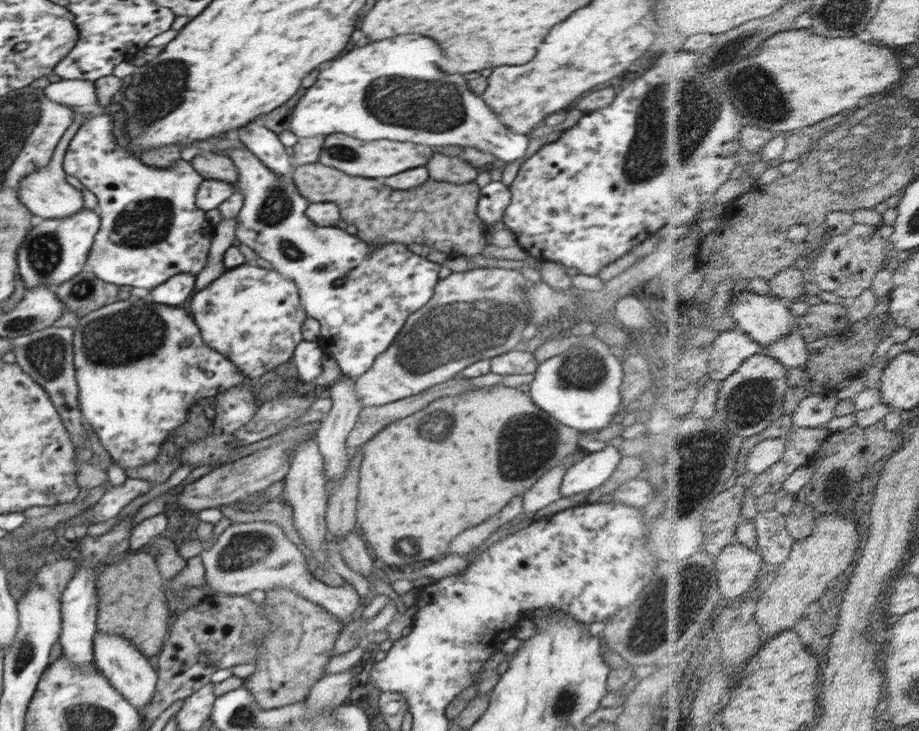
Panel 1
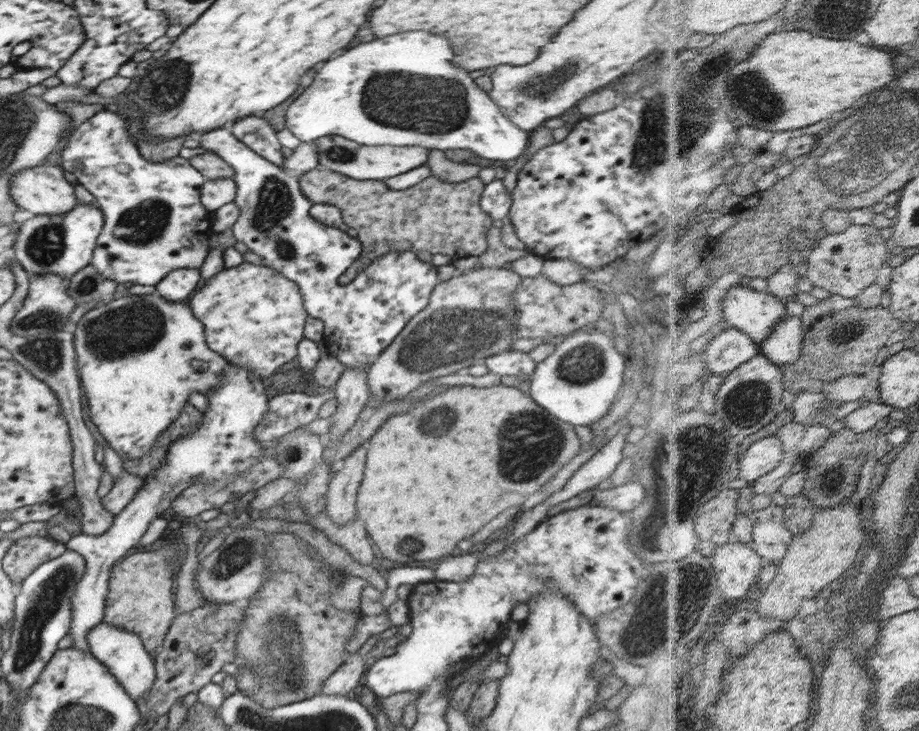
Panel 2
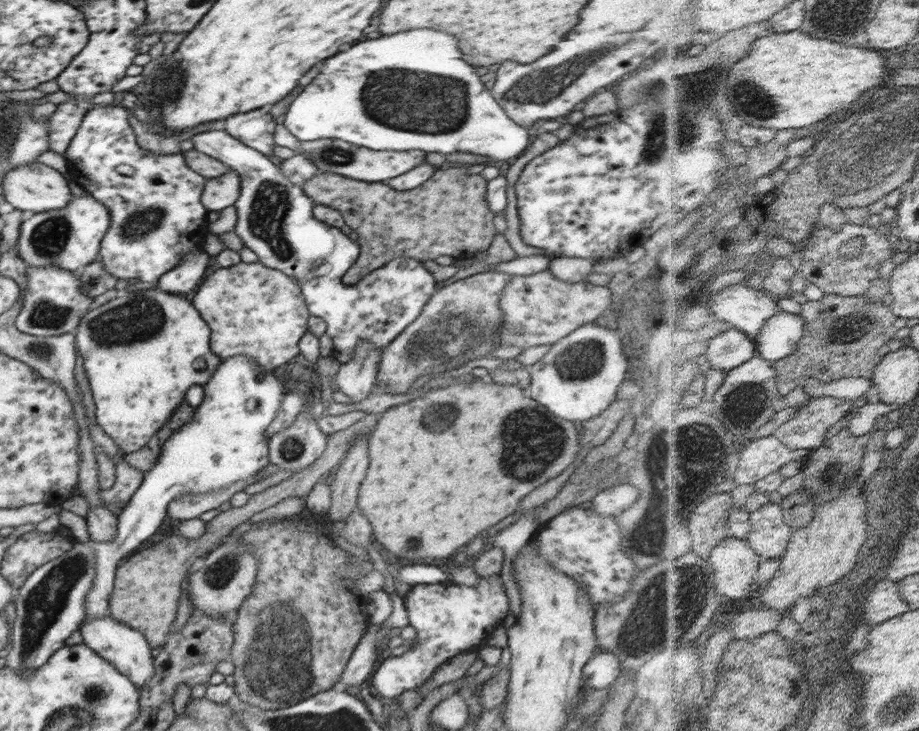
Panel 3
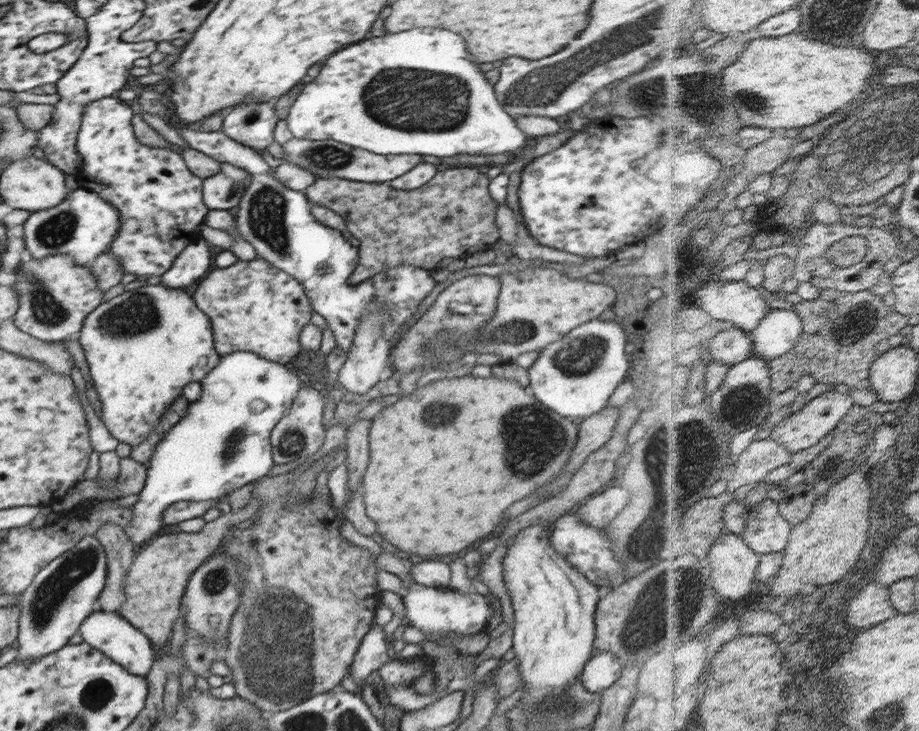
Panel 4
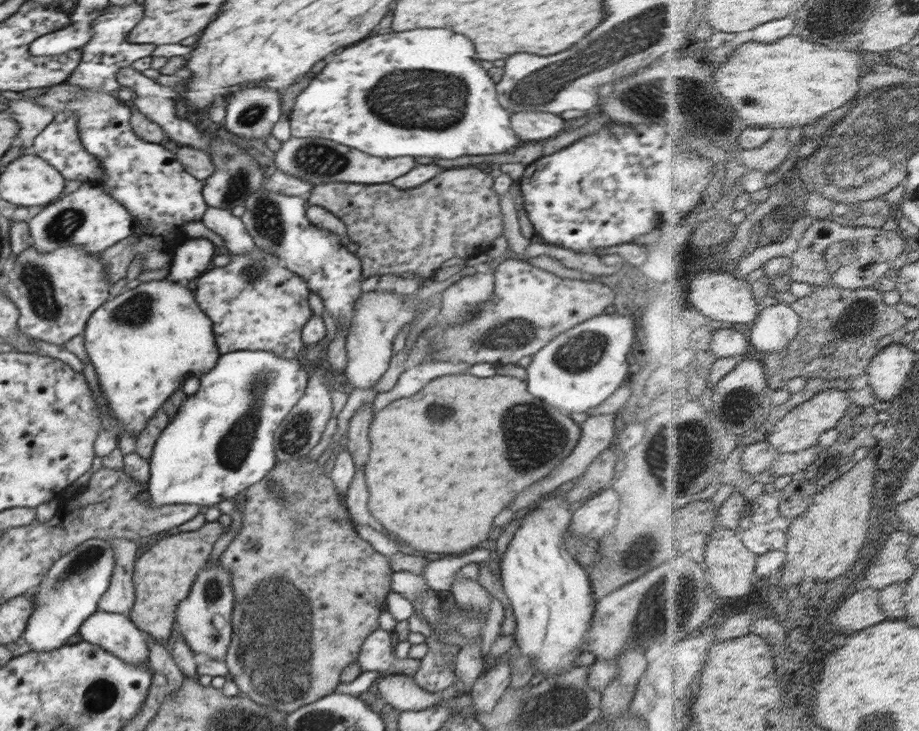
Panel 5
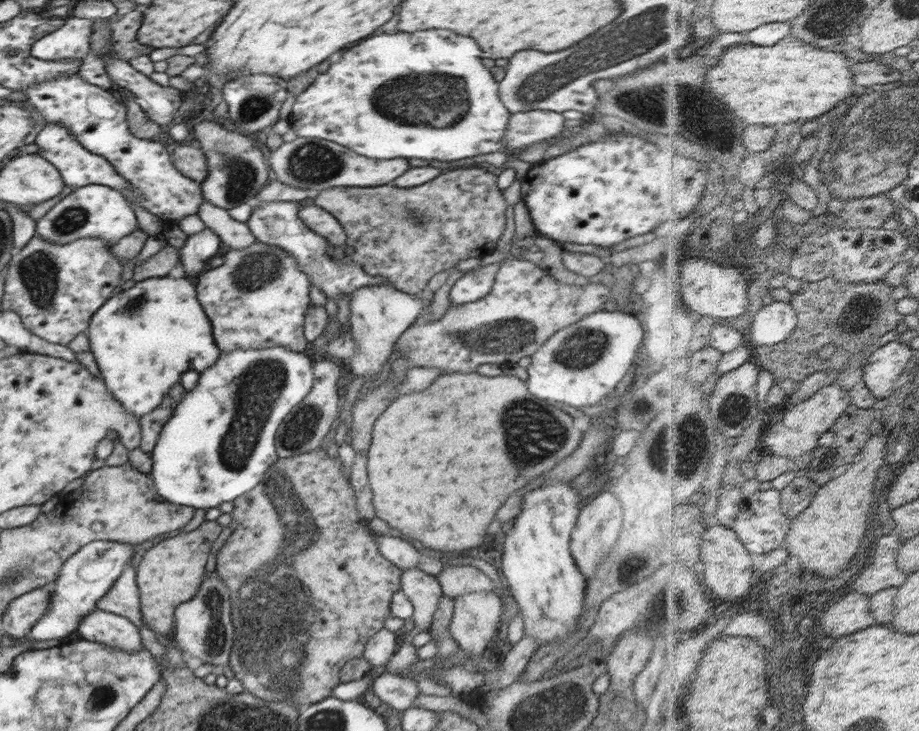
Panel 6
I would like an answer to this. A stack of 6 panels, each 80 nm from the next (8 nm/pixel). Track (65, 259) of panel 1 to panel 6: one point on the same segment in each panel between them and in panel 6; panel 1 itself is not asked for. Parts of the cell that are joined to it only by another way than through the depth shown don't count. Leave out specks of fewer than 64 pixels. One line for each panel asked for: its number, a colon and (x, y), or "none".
2: (63, 244)
3: (70, 238)
4: (83, 225)
5: (89, 217)
6: (93, 211)

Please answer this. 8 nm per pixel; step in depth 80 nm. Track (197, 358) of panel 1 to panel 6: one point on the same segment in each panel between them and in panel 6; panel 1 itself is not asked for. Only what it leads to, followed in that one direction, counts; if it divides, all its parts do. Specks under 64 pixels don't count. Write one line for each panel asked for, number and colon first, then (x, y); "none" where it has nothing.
2: (140, 358)
3: (142, 350)
4: (143, 347)
5: (143, 343)
6: (143, 339)

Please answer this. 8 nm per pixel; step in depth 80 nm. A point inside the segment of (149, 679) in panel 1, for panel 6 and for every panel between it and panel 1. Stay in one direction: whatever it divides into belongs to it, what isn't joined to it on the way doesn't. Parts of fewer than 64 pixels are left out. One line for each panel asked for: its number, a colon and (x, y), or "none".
2: (121, 652)
3: (125, 648)
4: (120, 641)
5: (115, 633)
6: (99, 626)

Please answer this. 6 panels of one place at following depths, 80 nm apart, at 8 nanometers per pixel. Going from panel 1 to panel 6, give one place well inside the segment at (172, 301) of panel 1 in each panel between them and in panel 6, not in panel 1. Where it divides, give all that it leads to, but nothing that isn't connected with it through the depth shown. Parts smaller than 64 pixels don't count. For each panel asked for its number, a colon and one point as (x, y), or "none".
2: (176, 286)
3: (180, 280)
4: (193, 261)
5: (191, 258)
6: (199, 248)

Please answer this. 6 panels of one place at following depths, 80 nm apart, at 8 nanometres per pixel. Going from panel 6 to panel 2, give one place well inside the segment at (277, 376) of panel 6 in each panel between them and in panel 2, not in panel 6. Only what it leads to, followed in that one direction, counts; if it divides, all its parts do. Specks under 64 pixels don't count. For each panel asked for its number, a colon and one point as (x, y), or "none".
2: (223, 445)
3: (225, 444)
4: (224, 442)
5: (220, 443)

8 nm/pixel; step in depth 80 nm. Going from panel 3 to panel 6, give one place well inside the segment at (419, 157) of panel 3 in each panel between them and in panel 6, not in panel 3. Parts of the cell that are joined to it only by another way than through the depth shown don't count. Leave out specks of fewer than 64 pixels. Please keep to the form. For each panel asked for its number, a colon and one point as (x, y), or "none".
4: (323, 158)
5: (319, 161)
6: (310, 163)

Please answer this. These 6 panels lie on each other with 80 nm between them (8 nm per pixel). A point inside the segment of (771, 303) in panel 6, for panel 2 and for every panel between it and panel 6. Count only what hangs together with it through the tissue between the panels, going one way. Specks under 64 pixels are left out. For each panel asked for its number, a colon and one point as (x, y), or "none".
2: (786, 346)
3: (782, 335)
4: (781, 330)
5: (778, 325)

